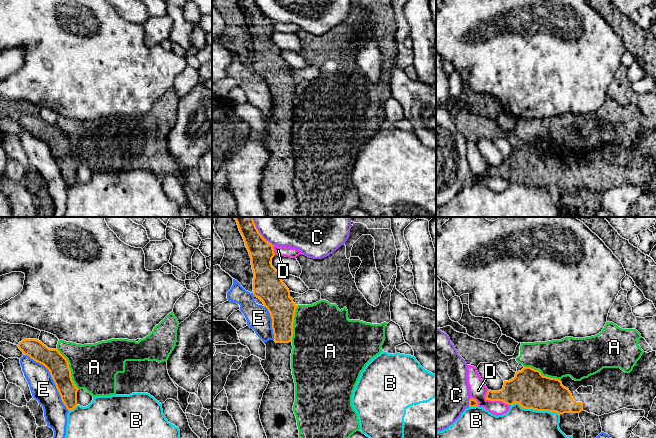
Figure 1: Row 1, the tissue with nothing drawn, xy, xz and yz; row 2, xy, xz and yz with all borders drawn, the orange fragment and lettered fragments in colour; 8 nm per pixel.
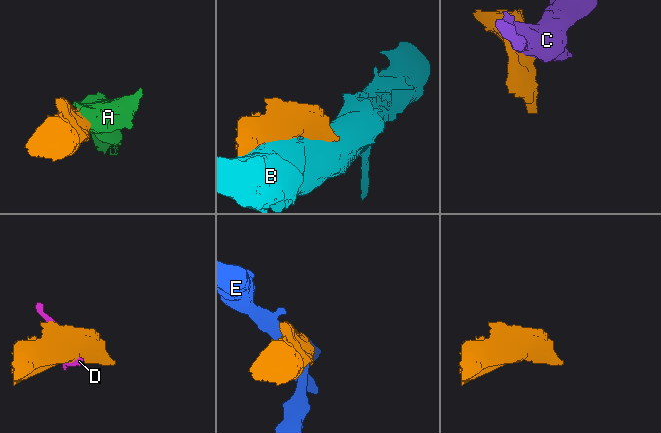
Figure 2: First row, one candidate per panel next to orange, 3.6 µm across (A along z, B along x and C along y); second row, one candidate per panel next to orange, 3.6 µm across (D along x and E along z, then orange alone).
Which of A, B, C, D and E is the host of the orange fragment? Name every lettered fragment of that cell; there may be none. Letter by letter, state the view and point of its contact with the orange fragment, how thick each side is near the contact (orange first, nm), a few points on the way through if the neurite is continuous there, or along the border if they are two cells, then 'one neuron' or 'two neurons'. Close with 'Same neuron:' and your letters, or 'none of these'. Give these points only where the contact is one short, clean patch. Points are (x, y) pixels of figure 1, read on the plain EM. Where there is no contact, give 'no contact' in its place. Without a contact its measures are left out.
A: contact xy (69, 145); calibres 170 and 380 nm; two neurons
B: contact yz (535, 185); calibres 300 and 480 nm; two neurons
C: contact xz (261, 12); calibres 200 and 190 nm; two neurons
D: contact yz (494, 176); calibres 240 and 140 nm; two neurons
E: contact xy (52, 154); calibres 170 and 200 nm; two neurons
Same neuron: none of these

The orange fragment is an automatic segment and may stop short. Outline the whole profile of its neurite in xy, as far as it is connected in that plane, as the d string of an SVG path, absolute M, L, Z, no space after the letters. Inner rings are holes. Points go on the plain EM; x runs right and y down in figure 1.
M24 115L17 122L24 131L29 132L49 146L62 178L68 187L73 186L77 182L79 165L72 156L67 135L57 125L50 125L36 115Z

